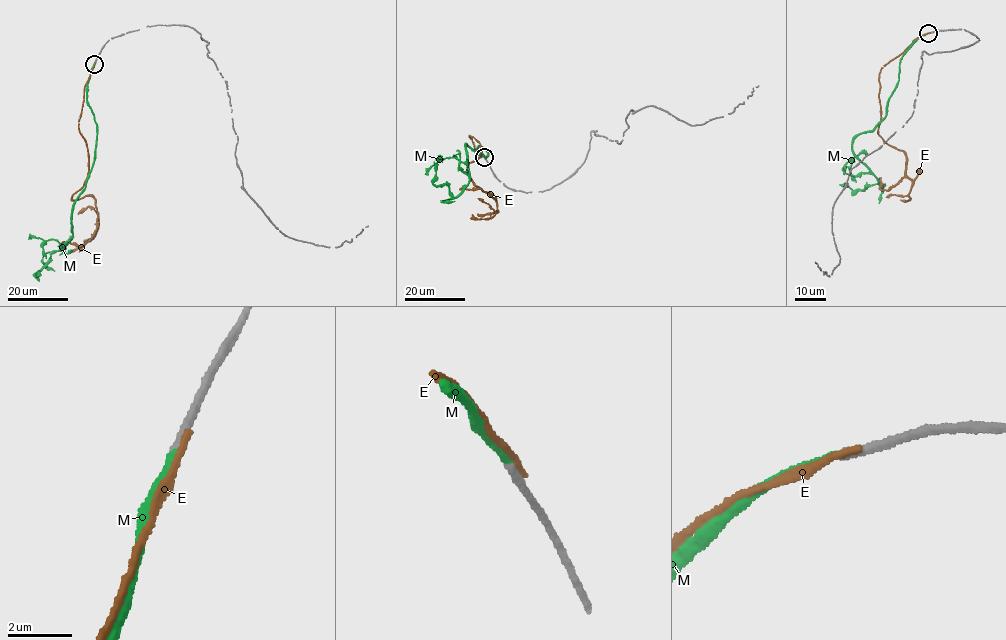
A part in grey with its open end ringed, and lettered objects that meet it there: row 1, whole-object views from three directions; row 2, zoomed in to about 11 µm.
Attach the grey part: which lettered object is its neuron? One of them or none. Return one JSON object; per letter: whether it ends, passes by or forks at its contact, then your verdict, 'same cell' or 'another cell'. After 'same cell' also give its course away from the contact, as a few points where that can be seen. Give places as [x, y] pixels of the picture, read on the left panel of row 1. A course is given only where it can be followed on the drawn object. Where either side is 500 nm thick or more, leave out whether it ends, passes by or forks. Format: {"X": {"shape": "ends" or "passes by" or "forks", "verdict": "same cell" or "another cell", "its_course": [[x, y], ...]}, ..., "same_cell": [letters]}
{"E": {"shape": "ends", "verdict": "another cell"}, "M": {"shape": "ends", "verdict": "same cell", "its_course": [[94, 64], [87, 103], [96, 124], [94, 162], [72, 211], [71, 240], [53, 253], [36, 276]]}, "same_cell": ["M"]}

